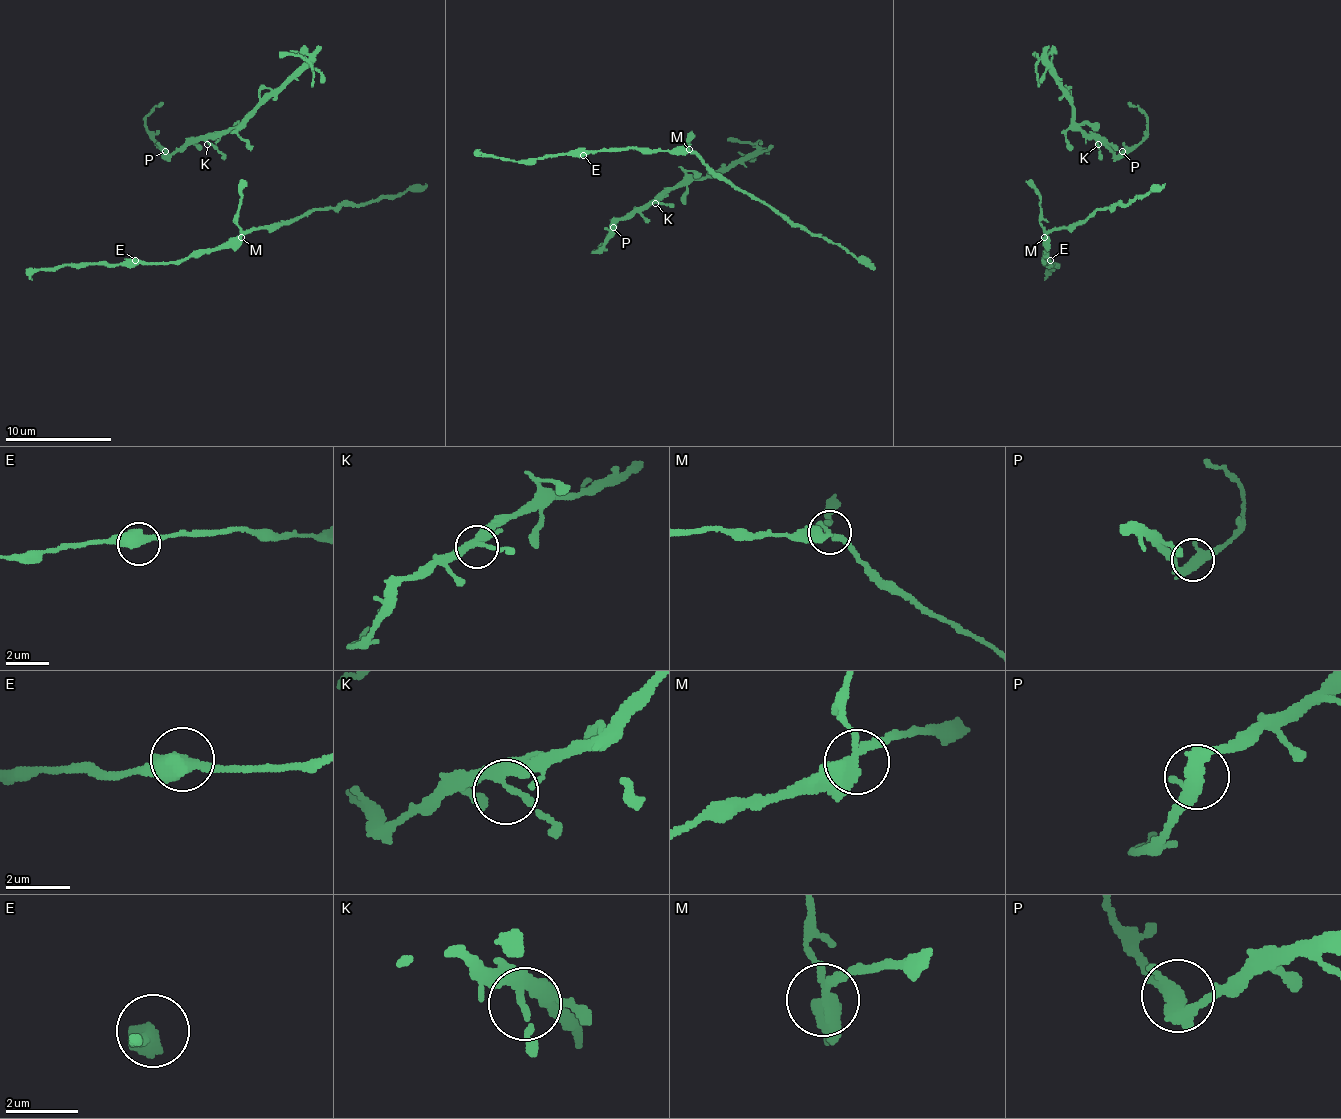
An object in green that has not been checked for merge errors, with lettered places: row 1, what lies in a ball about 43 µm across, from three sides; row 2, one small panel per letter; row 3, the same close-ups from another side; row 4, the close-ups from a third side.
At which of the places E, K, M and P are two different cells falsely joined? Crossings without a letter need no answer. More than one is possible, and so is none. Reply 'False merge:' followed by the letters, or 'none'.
False merge: M

